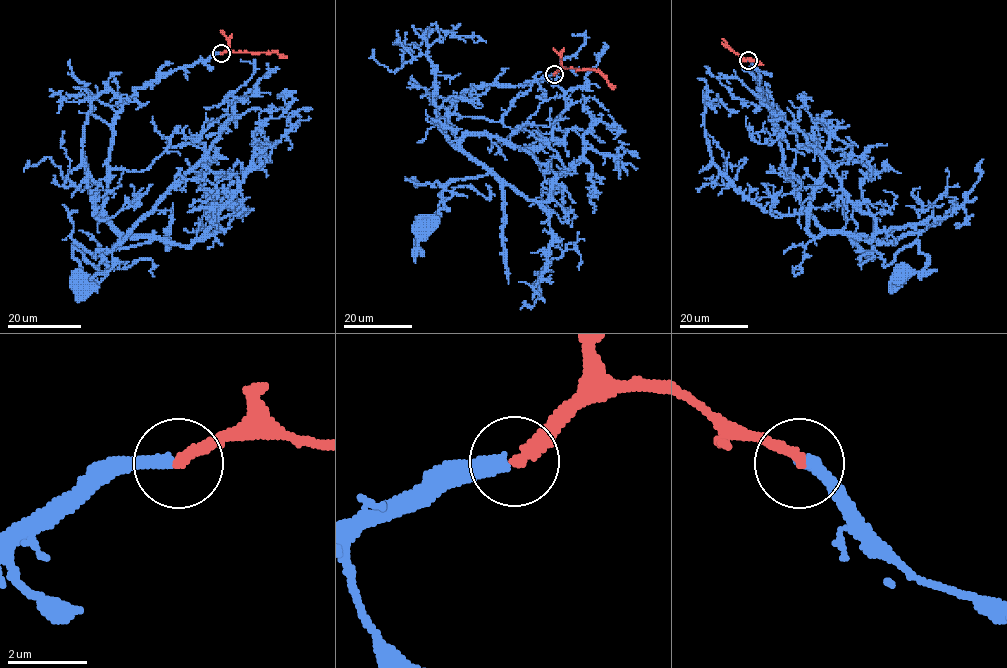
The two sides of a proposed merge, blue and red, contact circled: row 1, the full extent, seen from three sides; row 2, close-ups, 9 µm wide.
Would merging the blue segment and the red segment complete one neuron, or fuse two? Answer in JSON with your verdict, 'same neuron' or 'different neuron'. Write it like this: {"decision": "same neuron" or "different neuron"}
{"decision": "same neuron"}

